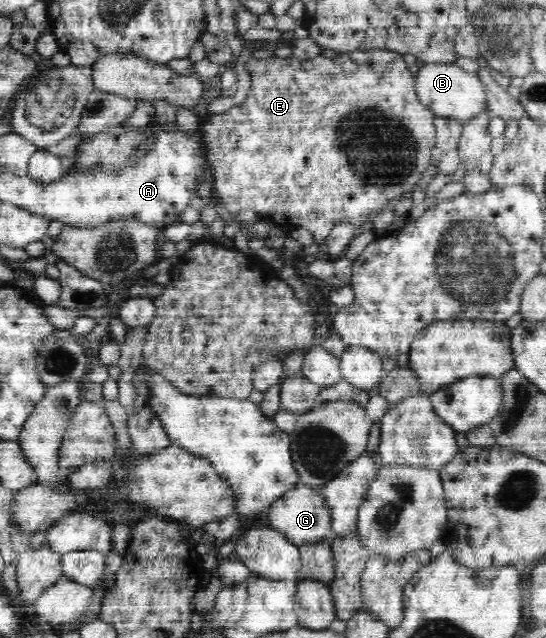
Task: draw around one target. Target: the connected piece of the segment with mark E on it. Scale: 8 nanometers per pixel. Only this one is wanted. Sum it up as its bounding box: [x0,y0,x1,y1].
[200,50,436,245]

